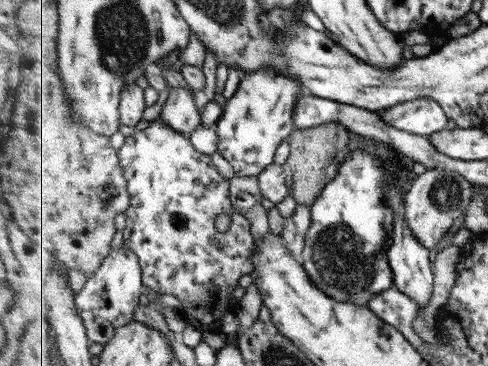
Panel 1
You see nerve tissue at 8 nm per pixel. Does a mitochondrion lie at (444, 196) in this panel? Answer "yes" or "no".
yes

